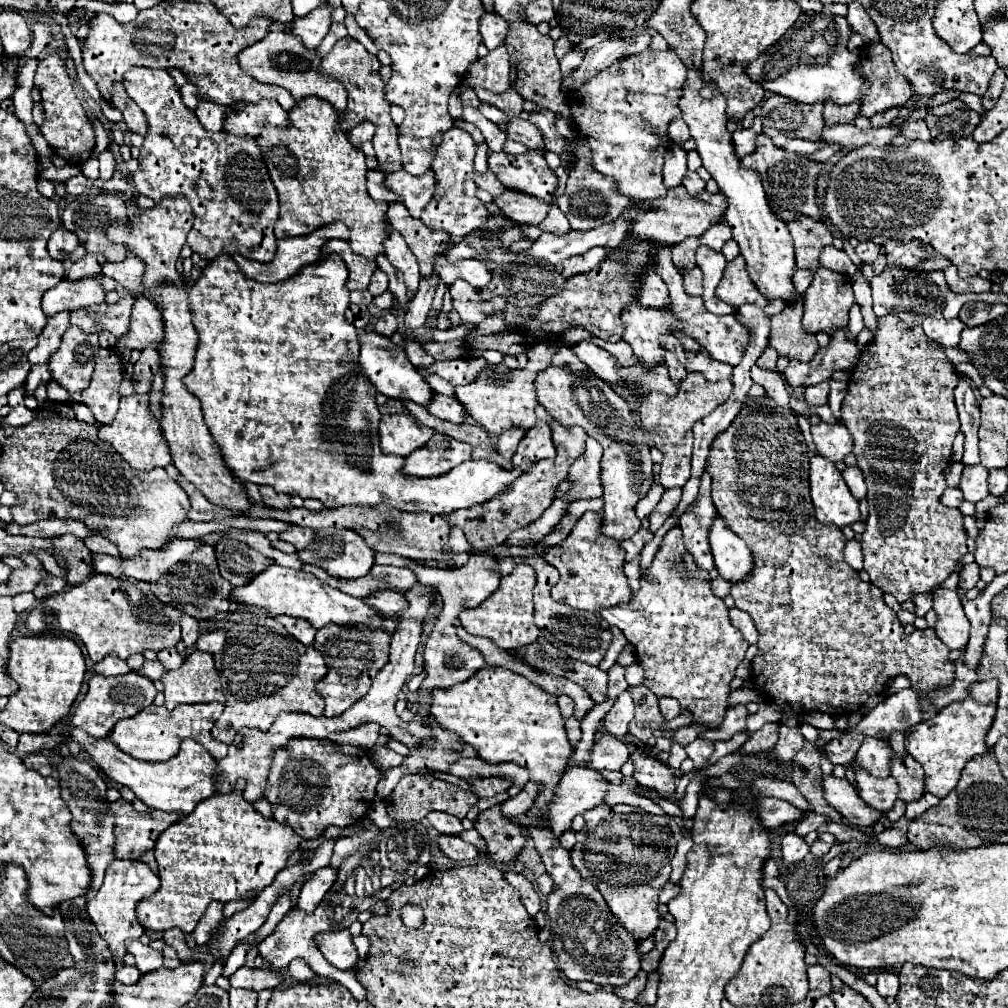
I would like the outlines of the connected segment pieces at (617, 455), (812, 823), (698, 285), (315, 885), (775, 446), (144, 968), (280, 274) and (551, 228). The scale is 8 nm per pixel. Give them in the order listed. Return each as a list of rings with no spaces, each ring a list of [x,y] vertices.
[[[546,367],[534,379],[538,403],[564,427],[580,425],[604,447],[602,485],[604,485],[604,527],[602,533],[616,541],[630,539],[640,529],[640,519],[634,515],[634,505],[652,487],[652,459],[646,433],[634,423],[628,403],[608,383],[596,375],[574,373],[568,367]]]
[[[808,813],[808,817],[806,819],[802,819],[800,823],[796,823],[796,827],[794,827],[794,833],[798,833],[800,837],[804,837],[806,833],[810,833],[810,831],[816,831],[822,823],[826,823],[828,819],[824,817],[824,815],[818,815],[818,813]]]
[[[694,267],[684,275],[684,289],[690,295],[702,295],[702,269]]]
[[[330,867],[318,869],[314,879],[304,883],[300,897],[298,897],[298,909],[312,913],[320,905],[320,901],[324,899],[324,895],[328,893],[328,889],[332,887],[334,881],[336,881],[336,873]]]
[[[756,397],[756,399],[748,401],[742,407],[742,411],[738,413],[738,417],[734,419],[734,423],[712,441],[712,449],[710,449],[710,455],[708,455],[706,471],[712,475],[712,501],[714,501],[714,507],[726,519],[728,527],[746,541],[746,545],[750,547],[750,551],[754,555],[754,565],[756,565],[752,569],[752,573],[746,575],[744,581],[734,583],[732,585],[732,591],[730,591],[730,595],[736,601],[736,607],[742,609],[742,611],[746,611],[746,613],[750,613],[750,617],[754,619],[754,623],[756,623],[756,627],[760,631],[758,653],[752,659],[752,681],[756,683],[756,687],[760,689],[762,697],[768,703],[776,705],[778,709],[790,707],[794,711],[794,715],[798,715],[798,717],[802,717],[800,713],[822,711],[822,709],[826,713],[832,711],[834,715],[840,715],[844,709],[858,711],[862,707],[862,703],[870,695],[880,695],[886,689],[886,685],[894,677],[898,677],[898,675],[908,675],[908,679],[912,681],[912,687],[916,691],[928,691],[928,689],[938,687],[938,685],[948,685],[948,681],[952,679],[954,665],[948,659],[950,649],[938,639],[935,630],[933,628],[924,630],[916,629],[911,634],[904,633],[904,627],[902,627],[902,623],[896,617],[896,611],[892,611],[884,603],[884,593],[874,583],[864,583],[858,577],[858,571],[854,571],[850,565],[844,563],[842,551],[844,551],[846,539],[842,530],[835,525],[824,525],[814,519],[814,509],[812,509],[812,499],[810,499],[810,489],[808,489],[808,469],[810,469],[810,465],[808,465],[808,453],[806,451],[808,451],[808,447],[806,447],[804,437],[802,437],[802,433],[798,429],[796,417],[790,413],[790,407],[780,407],[770,397]]]
[[[130,939],[126,943],[126,951],[130,955],[134,955],[136,959],[136,967],[142,971],[142,973],[148,973],[148,971],[156,971],[158,967],[162,967],[162,951],[156,951],[148,945],[142,945],[138,939]]]
[[[330,223],[320,227],[318,231],[314,231],[312,235],[304,235],[304,237],[296,237],[296,239],[280,239],[278,241],[278,251],[276,257],[270,263],[256,263],[256,261],[248,261],[242,255],[234,253],[232,259],[238,263],[238,269],[242,271],[242,275],[246,279],[252,281],[260,281],[260,283],[278,283],[282,279],[288,279],[292,275],[296,275],[296,271],[300,271],[302,267],[316,263],[321,256],[322,245],[328,239],[346,239],[348,241],[348,229],[342,223]]]
[[[554,205],[552,211],[548,213],[548,217],[540,223],[540,229],[548,233],[556,233],[556,235],[564,235],[564,231],[568,233],[570,225],[568,225],[568,219],[566,215],[562,215],[562,211]]]

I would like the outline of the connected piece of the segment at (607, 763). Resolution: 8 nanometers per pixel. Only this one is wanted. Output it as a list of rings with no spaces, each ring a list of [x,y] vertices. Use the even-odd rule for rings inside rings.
[[[602,733],[594,741],[594,747],[590,751],[590,759],[588,759],[586,767],[598,769],[598,771],[606,771],[606,769],[608,771],[620,771],[624,761],[628,761],[628,757],[630,757],[628,745],[618,741],[614,735]]]

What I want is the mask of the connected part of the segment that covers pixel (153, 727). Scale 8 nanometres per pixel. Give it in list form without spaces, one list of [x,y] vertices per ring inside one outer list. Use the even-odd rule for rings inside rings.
[[[222,703],[180,705],[174,711],[168,711],[164,705],[160,705],[160,707],[150,705],[148,709],[140,711],[132,719],[120,719],[120,723],[116,723],[116,727],[112,729],[112,735],[108,735],[108,739],[112,743],[116,743],[116,747],[124,749],[130,757],[150,761],[150,763],[172,759],[180,749],[180,741],[186,739],[186,737],[204,745],[214,759],[224,759],[228,747],[222,745],[222,743],[216,743],[210,735],[212,727],[214,727],[214,721],[220,715],[222,715]]]

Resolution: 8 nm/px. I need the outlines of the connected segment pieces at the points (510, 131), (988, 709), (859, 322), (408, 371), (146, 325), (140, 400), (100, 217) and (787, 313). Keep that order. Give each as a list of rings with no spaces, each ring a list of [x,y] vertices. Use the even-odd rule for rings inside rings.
[[[520,115],[508,117],[508,127],[504,133],[508,135],[508,139],[518,141],[526,147],[540,147],[542,145],[540,131],[530,121],[524,121]]]
[[[995,679],[978,681],[970,687],[970,697],[940,709],[930,719],[906,731],[906,751],[924,767],[924,789],[938,799],[944,799],[958,783],[960,771],[968,759],[986,751],[986,733],[997,709],[998,682]]]
[[[854,303],[852,305],[852,311],[850,311],[850,337],[852,339],[856,339],[856,335],[864,329],[864,319],[862,319],[862,315],[860,315],[860,305],[858,303]]]
[[[364,331],[360,335],[360,365],[364,367],[364,373],[372,381],[372,385],[384,393],[390,399],[410,399],[414,403],[426,405],[432,397],[432,389],[428,383],[418,375],[416,367],[408,361],[404,349],[396,343],[392,343],[390,337],[380,335],[376,331]]]
[[[136,297],[132,307],[132,323],[128,335],[120,339],[124,347],[142,351],[146,345],[156,345],[164,335],[164,321],[160,311],[156,311],[154,303],[146,297]]]
[[[132,393],[128,397],[122,397],[116,419],[110,425],[102,425],[98,431],[98,437],[100,437],[100,441],[110,443],[114,447],[114,451],[118,451],[130,463],[132,469],[152,471],[158,465],[166,467],[170,463],[168,445],[162,439],[158,423],[154,423],[148,413],[148,395]]]
[[[108,193],[108,195],[98,195],[98,197],[90,197],[90,199],[76,199],[70,201],[62,213],[62,225],[64,229],[72,231],[78,235],[80,243],[84,245],[84,249],[88,253],[100,253],[106,257],[106,261],[114,263],[120,259],[128,257],[128,249],[120,247],[118,243],[108,241],[108,237],[104,235],[104,231],[108,229],[108,223],[116,223],[120,219],[128,219],[128,209],[126,203],[116,195],[116,193]]]
[[[798,297],[792,307],[784,307],[782,313],[772,317],[770,345],[778,351],[778,355],[798,361],[812,361],[818,351],[818,341],[816,335],[808,335],[802,327],[802,303],[802,297]]]

